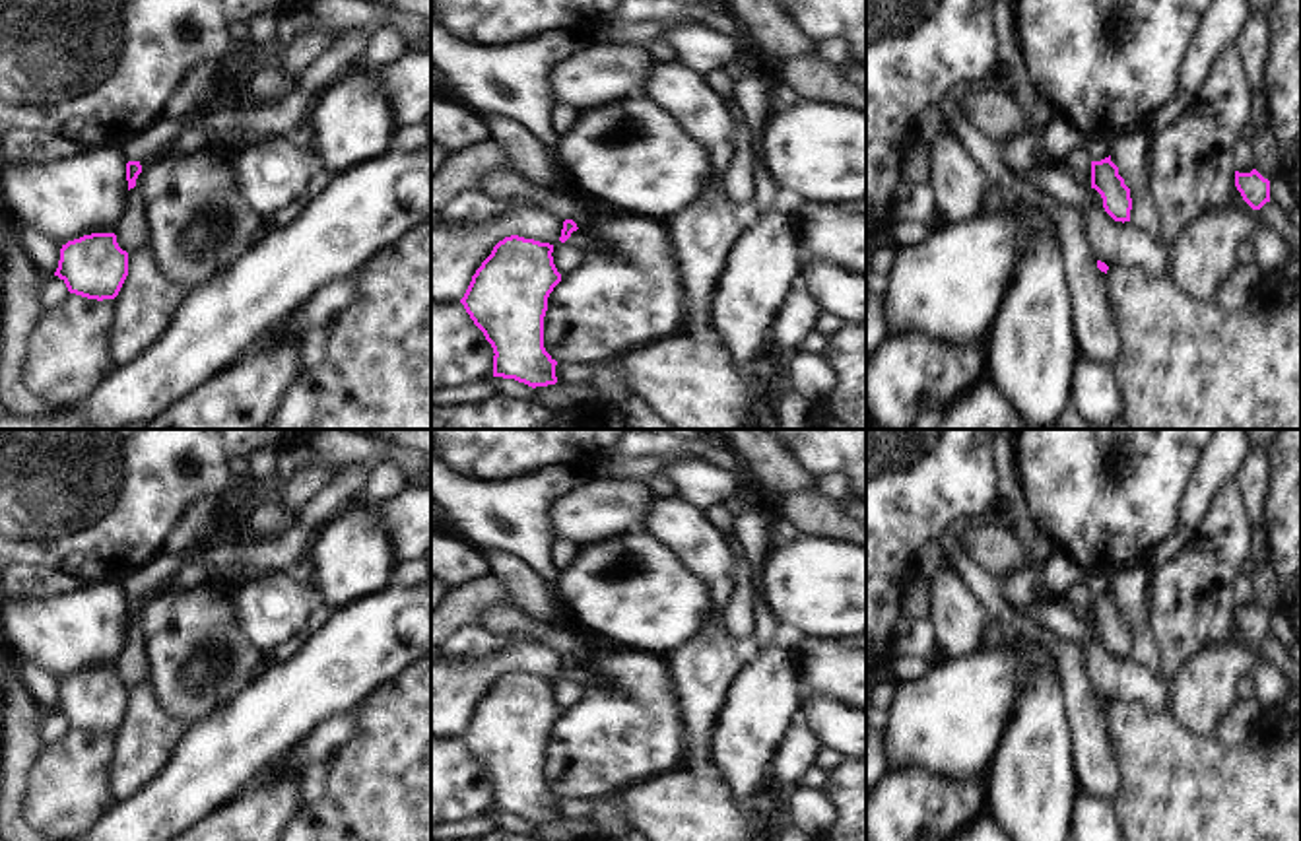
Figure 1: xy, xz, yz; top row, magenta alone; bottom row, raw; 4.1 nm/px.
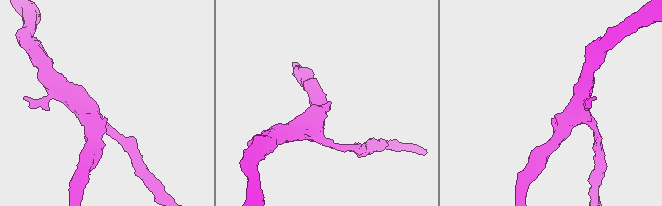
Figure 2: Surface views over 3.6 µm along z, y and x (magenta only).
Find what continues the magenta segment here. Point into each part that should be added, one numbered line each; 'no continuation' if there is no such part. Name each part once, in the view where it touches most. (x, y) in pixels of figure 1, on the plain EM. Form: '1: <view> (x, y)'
1: yz (1098, 583)

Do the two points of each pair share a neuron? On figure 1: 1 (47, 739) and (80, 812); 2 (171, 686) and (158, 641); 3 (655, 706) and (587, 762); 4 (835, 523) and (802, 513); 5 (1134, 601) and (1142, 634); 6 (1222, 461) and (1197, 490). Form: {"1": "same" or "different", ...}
{"1": "different", "2": "same", "3": "same", "4": "same", "5": "same", "6": "same"}

